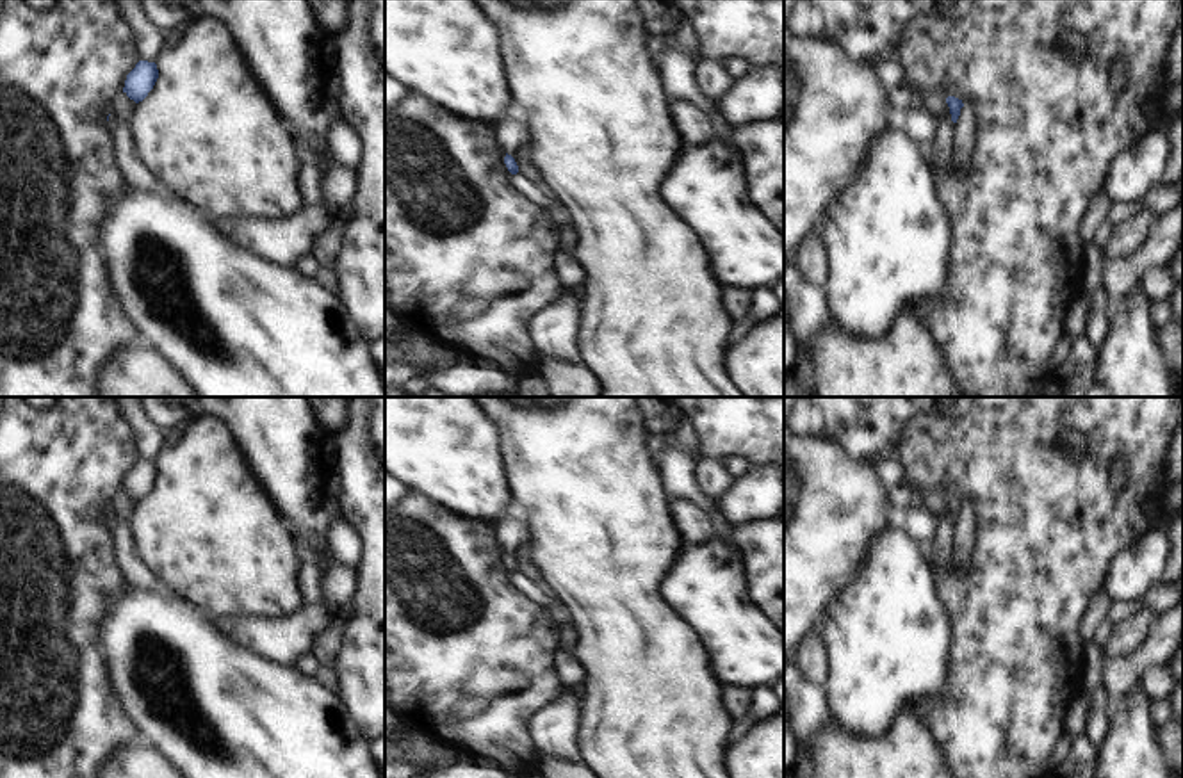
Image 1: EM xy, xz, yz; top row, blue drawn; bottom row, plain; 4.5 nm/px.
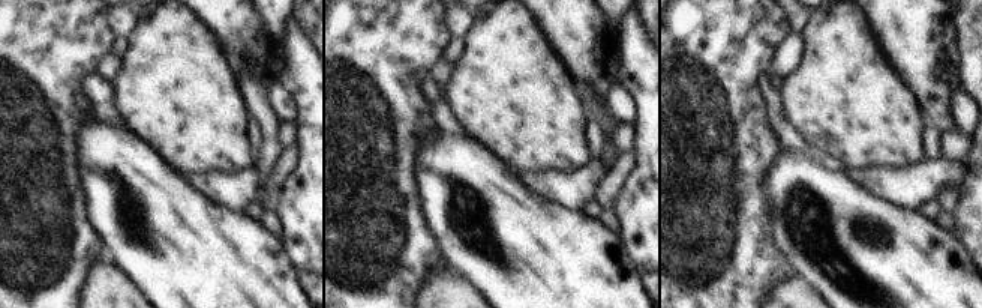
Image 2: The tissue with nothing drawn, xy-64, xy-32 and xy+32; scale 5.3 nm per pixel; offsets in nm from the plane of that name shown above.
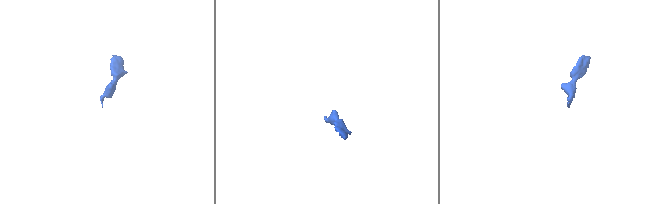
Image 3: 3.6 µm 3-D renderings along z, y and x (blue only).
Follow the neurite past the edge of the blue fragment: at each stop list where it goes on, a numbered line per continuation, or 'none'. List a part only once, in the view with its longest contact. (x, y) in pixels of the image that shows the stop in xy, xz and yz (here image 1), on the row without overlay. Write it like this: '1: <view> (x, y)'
1: xz (515, 529)

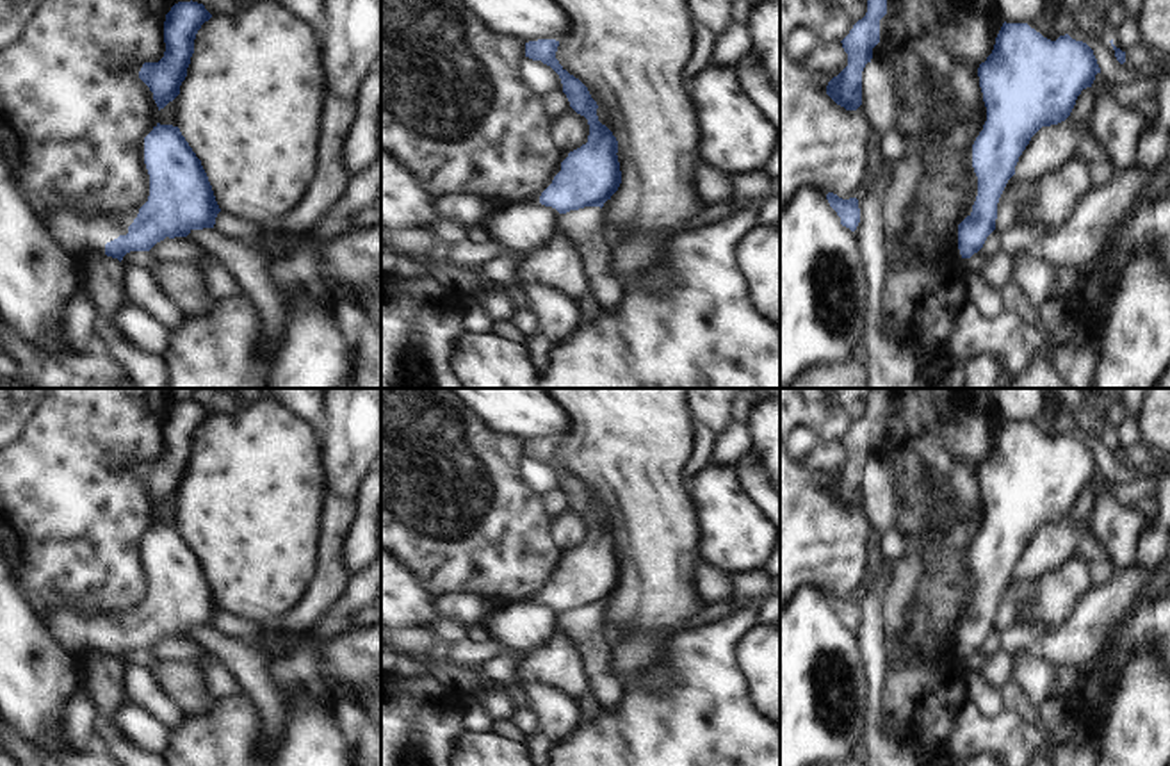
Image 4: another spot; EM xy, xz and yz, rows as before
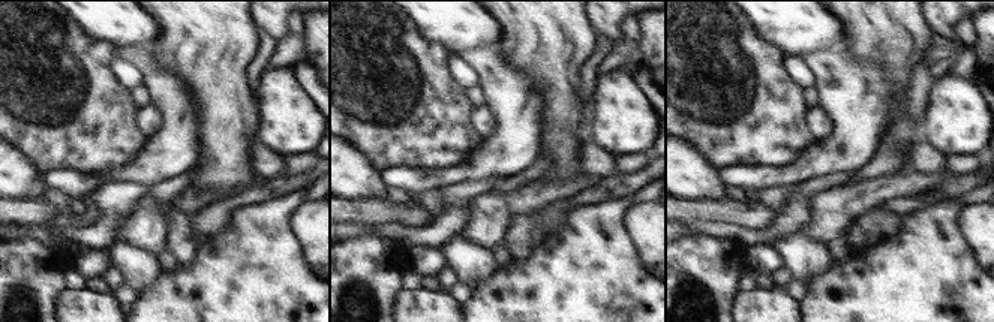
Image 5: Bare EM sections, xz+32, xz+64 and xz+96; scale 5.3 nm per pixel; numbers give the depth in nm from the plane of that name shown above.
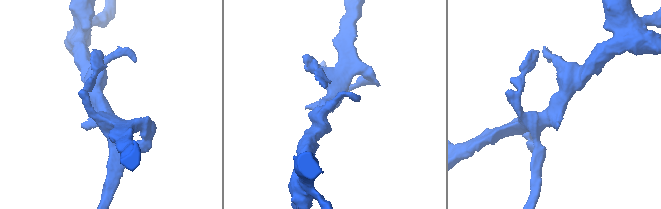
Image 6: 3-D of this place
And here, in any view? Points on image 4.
1: xy (79, 631)

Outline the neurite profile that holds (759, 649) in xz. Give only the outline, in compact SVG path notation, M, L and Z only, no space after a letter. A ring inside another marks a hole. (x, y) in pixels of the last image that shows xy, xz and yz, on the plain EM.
M755 623L739 641L737 663L755 709L780 723L780 627Z

